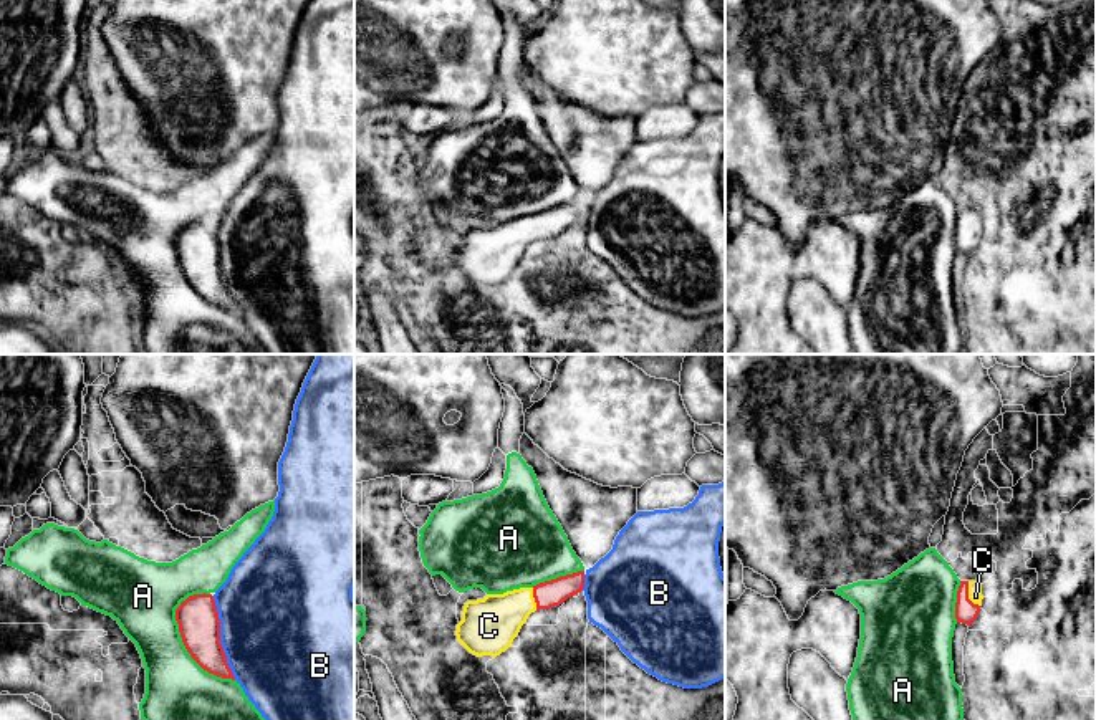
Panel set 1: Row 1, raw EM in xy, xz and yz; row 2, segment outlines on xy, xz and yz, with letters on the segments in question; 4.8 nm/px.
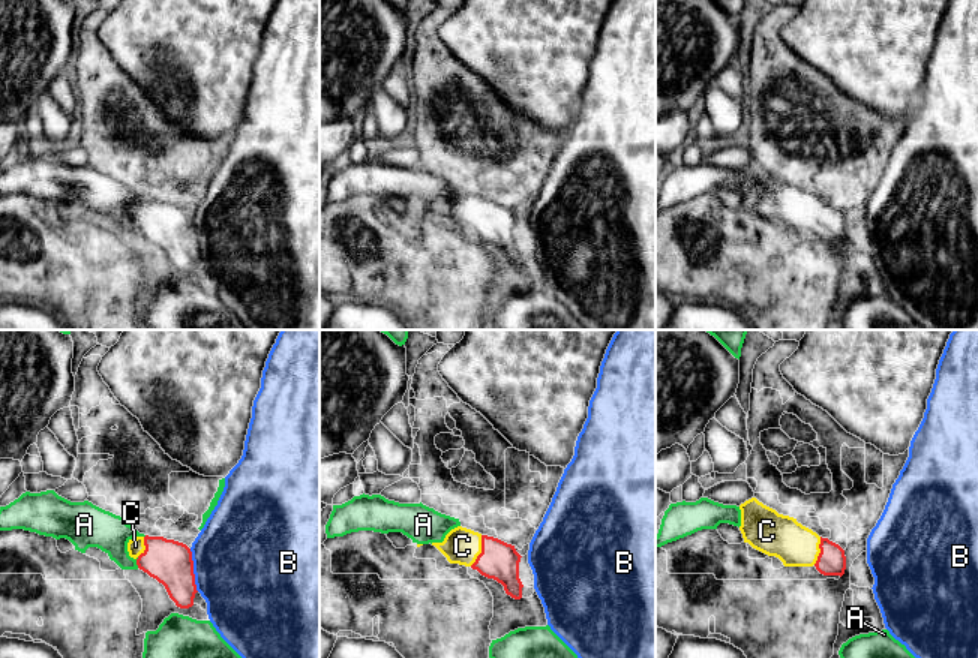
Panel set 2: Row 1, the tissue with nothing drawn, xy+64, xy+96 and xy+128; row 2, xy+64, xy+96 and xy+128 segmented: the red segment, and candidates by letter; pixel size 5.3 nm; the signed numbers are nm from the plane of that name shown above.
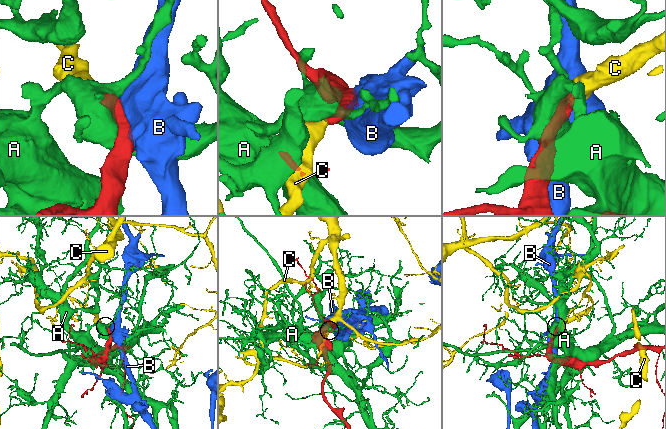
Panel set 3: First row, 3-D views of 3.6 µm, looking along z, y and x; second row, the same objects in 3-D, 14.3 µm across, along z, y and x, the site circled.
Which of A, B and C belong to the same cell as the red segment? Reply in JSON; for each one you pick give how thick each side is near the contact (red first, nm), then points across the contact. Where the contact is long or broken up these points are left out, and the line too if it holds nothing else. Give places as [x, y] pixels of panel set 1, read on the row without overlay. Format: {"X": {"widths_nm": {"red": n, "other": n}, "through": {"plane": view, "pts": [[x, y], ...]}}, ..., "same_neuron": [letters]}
{"C": {"widths_nm": {"red": 110, "other": 70}, "through": {"plane": "yz", "pts": [[966, 240], [967, 225], [975, 225]]}}, "same_neuron": ["C"]}

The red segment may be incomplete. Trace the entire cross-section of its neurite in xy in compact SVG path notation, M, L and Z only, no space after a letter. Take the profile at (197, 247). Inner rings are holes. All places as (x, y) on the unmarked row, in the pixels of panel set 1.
M189 225L175 238L175 250L190 286L209 303L235 310L220 273L220 248L214 225Z

